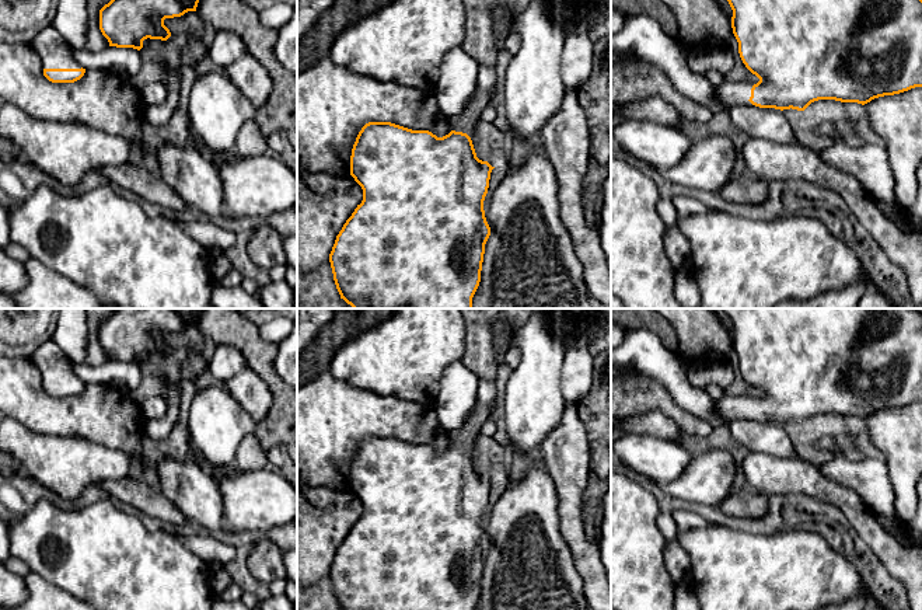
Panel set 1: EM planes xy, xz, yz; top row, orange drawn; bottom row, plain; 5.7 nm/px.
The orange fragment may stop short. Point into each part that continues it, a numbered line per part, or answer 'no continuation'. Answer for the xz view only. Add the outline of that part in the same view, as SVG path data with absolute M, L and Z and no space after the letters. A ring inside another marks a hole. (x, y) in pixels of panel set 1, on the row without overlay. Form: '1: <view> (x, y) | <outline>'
1: xz (486, 389) | M479 380L478 383L478 400L475 411L468 421L465 421L461 429L455 446L467 447L469 452L474 449L476 436L481 426L490 418L490 407L496 401L496 383L495 380Z

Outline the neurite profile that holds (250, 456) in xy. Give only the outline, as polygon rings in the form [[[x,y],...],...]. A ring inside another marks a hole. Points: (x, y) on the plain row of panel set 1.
[[[258,432],[248,433],[237,447],[233,468],[237,473],[247,473],[269,467],[265,445]]]

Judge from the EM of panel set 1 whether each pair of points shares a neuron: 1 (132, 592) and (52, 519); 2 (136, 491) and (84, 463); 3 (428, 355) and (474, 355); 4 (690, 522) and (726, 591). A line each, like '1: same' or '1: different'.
1: same
2: different
3: different
4: different

